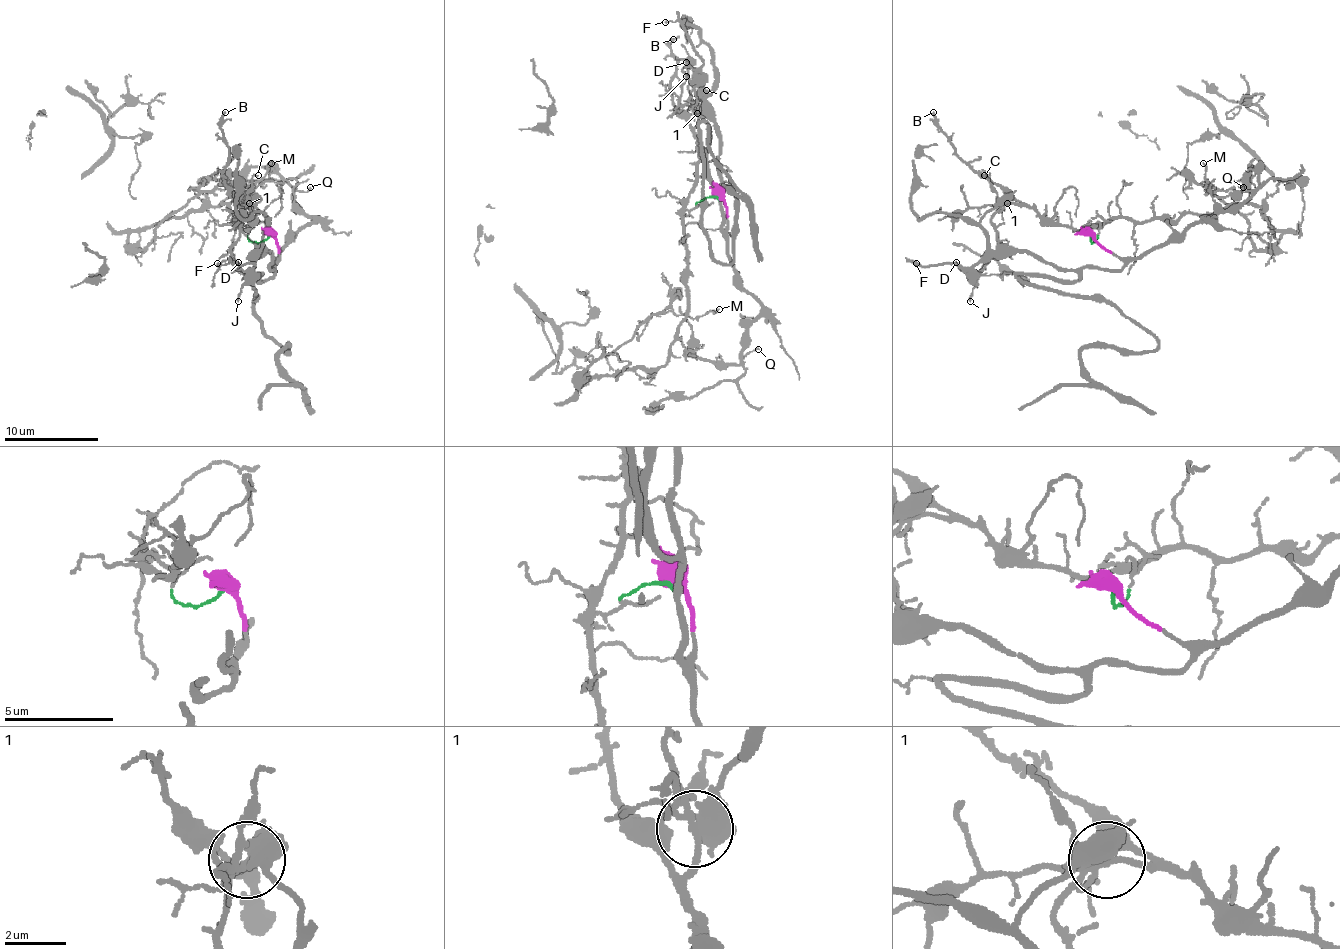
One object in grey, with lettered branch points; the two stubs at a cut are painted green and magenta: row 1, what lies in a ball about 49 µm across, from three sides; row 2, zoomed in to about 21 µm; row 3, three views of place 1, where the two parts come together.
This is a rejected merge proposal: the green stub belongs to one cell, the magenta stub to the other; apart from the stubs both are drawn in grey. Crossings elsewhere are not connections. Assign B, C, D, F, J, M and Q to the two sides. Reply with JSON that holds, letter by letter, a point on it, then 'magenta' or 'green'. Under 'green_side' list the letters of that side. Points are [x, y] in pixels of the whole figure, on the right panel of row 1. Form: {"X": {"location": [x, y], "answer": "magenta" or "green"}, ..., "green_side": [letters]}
{"B": {"location": [933, 112], "answer": "green"}, "C": {"location": [984, 175], "answer": "green"}, "D": {"location": [956, 262], "answer": "magenta"}, "F": {"location": [916, 263], "answer": "magenta"}, "J": {"location": [970, 301], "answer": "magenta"}, "M": {"location": [1203, 163], "answer": "green"}, "Q": {"location": [1243, 187], "answer": "magenta"}, "green_side": ["B", "C", "M"]}

